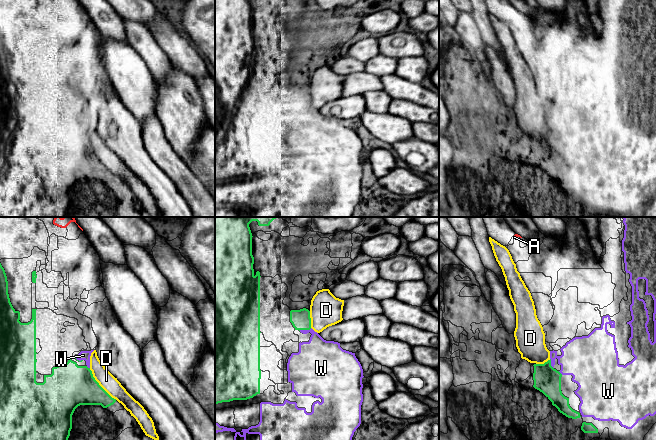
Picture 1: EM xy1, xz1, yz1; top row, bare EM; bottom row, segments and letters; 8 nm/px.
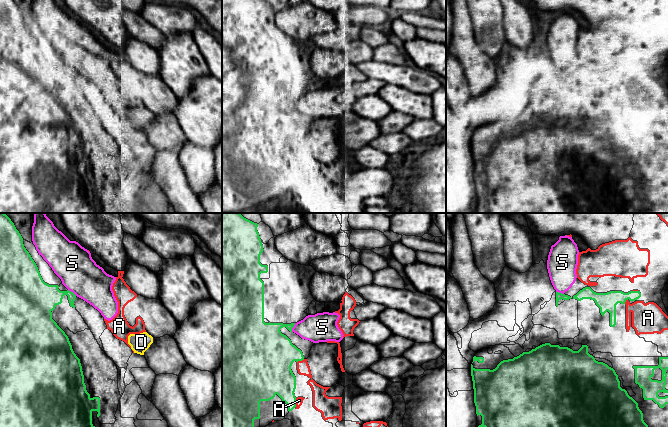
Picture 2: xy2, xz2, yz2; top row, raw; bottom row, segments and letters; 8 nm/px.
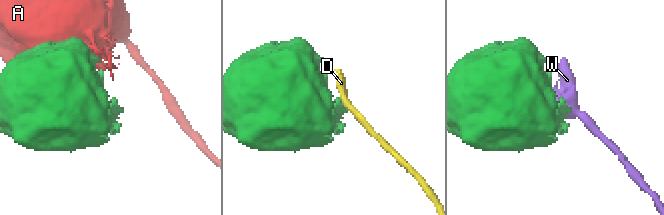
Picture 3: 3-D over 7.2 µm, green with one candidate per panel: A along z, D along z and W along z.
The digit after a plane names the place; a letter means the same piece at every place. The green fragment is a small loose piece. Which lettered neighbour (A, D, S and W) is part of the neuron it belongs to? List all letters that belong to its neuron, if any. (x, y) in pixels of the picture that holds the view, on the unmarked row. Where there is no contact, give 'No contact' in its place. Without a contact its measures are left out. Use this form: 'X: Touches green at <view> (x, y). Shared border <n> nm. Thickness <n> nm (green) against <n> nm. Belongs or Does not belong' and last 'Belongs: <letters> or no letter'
A: Touches green at xz2 (295, 178). Shared border 70 nm. Thickness 260 nm (green) against 60 nm. Does not belong
D: Touches green at xy1 (99, 161). Shared border 340 nm. Thickness 360 nm (green) against 140 nm. Does not belong
S: Touches green at xz2 (293, 102). Shared border 80 nm. Thickness 300 nm (green) against 240 nm. Does not belong
W: Touches green at xz1 (305, 105). Shared border 110 nm. Thickness 160 nm (green) against 300 nm. Belongs
Belongs: W

